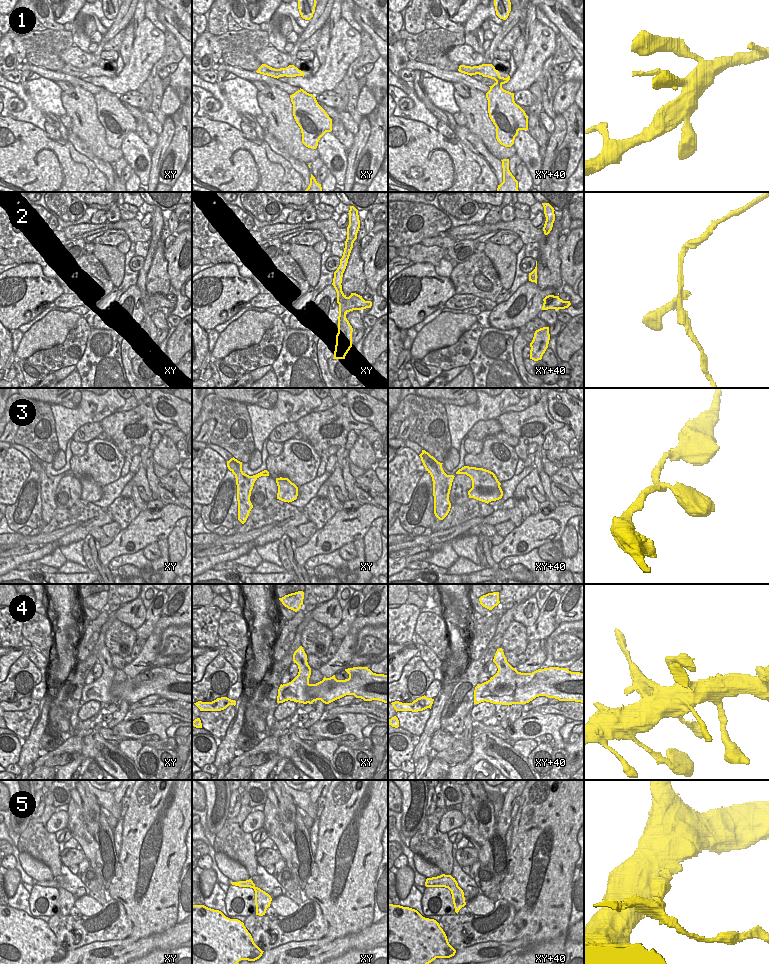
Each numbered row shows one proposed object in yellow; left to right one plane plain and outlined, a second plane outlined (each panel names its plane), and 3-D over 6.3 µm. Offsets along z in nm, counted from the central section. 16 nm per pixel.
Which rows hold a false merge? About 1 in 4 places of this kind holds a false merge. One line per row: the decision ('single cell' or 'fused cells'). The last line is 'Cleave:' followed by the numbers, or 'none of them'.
1: single cell
2: single cell
3: single cell
4: single cell
5: fused cells
Cleave: 5

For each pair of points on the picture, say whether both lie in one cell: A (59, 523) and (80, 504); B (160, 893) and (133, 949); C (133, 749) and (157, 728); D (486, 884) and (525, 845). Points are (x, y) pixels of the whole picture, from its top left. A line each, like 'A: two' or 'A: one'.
A: one
B: two
C: two
D: two

